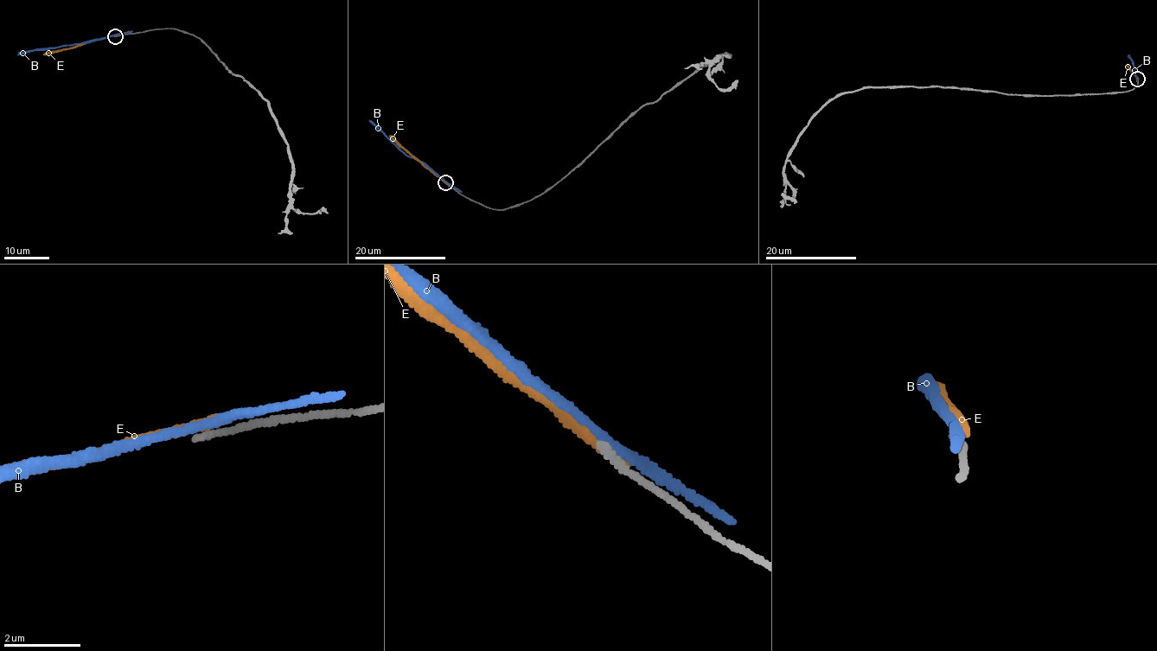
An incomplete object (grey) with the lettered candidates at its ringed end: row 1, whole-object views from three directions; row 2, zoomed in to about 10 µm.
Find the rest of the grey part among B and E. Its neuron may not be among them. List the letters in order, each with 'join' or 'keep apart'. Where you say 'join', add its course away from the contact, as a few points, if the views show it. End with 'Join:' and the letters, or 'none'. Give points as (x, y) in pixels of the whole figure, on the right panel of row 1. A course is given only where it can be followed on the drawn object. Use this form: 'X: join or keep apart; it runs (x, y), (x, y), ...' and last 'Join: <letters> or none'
B: keep apart
E: keep apart
Join: none

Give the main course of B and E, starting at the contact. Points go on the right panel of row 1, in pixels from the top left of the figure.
B: (1137, 79), (1133, 72), (1136, 67), (1128, 56)
E: (1137, 79), (1135, 73), (1127, 66)

